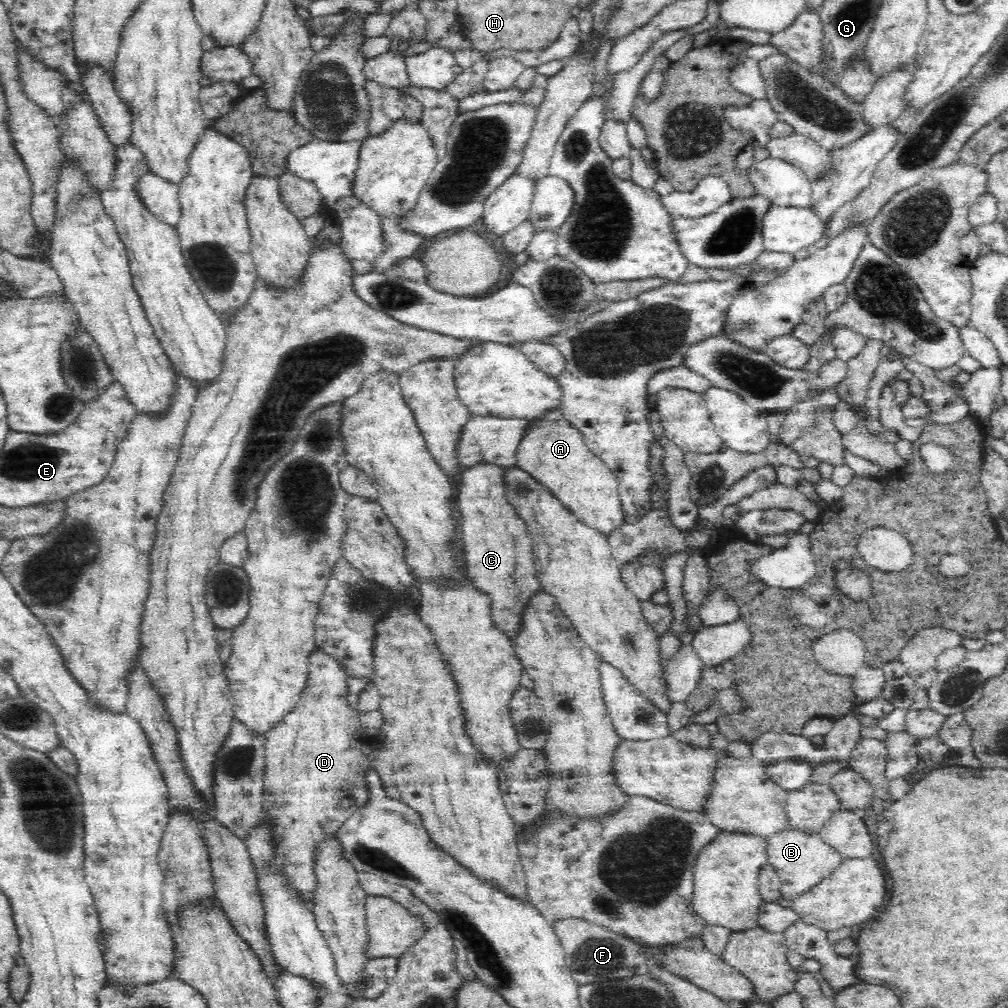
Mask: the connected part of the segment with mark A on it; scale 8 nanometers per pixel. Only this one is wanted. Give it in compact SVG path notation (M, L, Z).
M544 420L532 424L518 447L516 458L518 468L525 470L550 490L561 506L570 510L588 528L608 536L626 523L627 514L620 500L618 479L602 460L589 451L581 434L565 420Z

